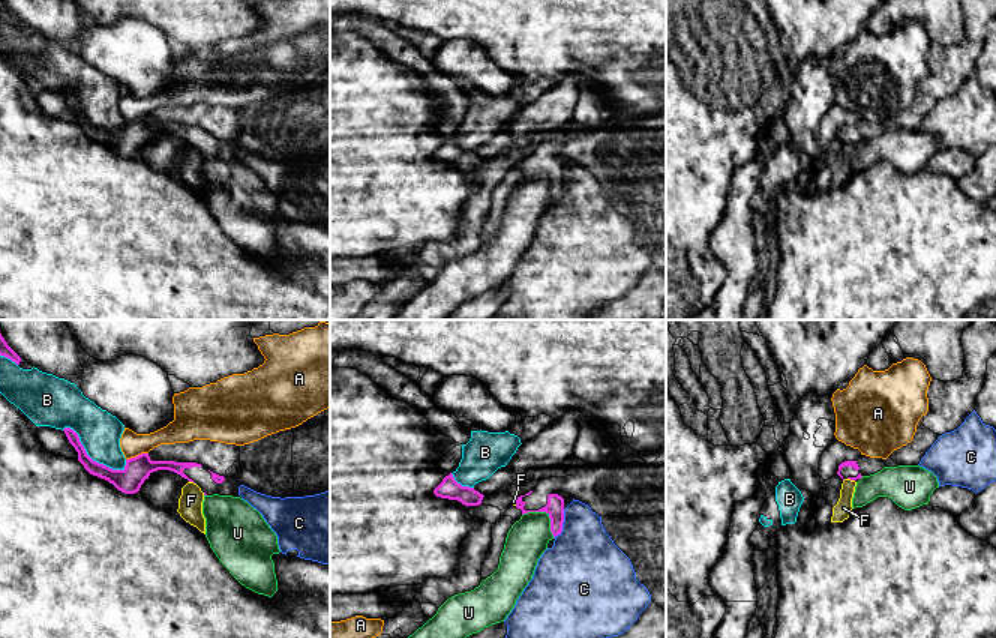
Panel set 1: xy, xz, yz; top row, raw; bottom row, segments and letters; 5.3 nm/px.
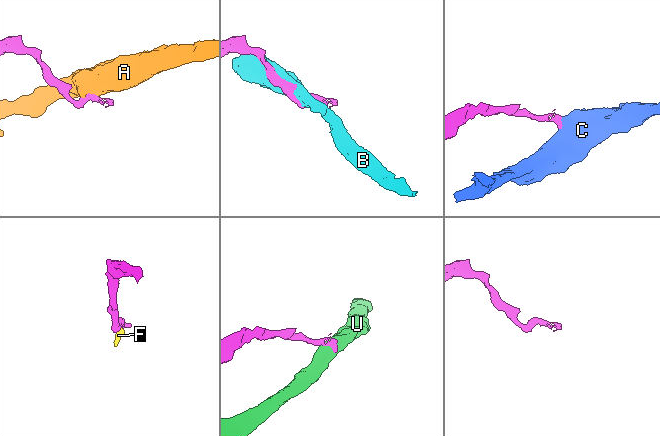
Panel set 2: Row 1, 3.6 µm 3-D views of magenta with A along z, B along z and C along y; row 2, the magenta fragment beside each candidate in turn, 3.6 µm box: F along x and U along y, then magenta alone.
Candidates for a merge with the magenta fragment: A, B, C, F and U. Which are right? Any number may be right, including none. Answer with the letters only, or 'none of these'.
none of these

